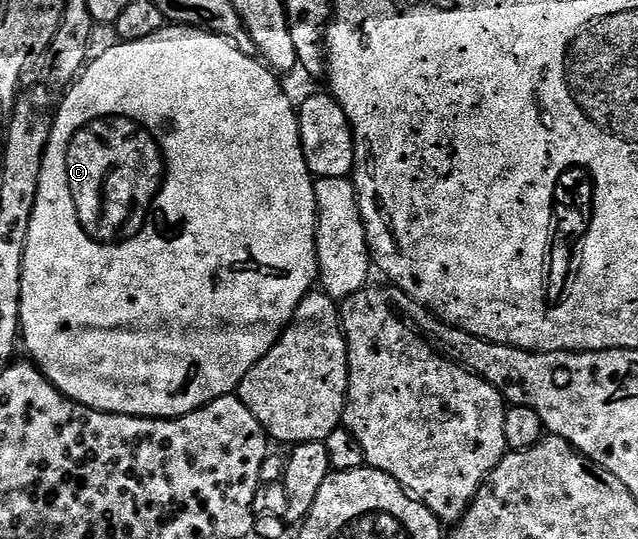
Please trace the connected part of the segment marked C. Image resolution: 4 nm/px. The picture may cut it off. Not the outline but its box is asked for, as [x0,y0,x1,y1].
[19,23,319,419]

